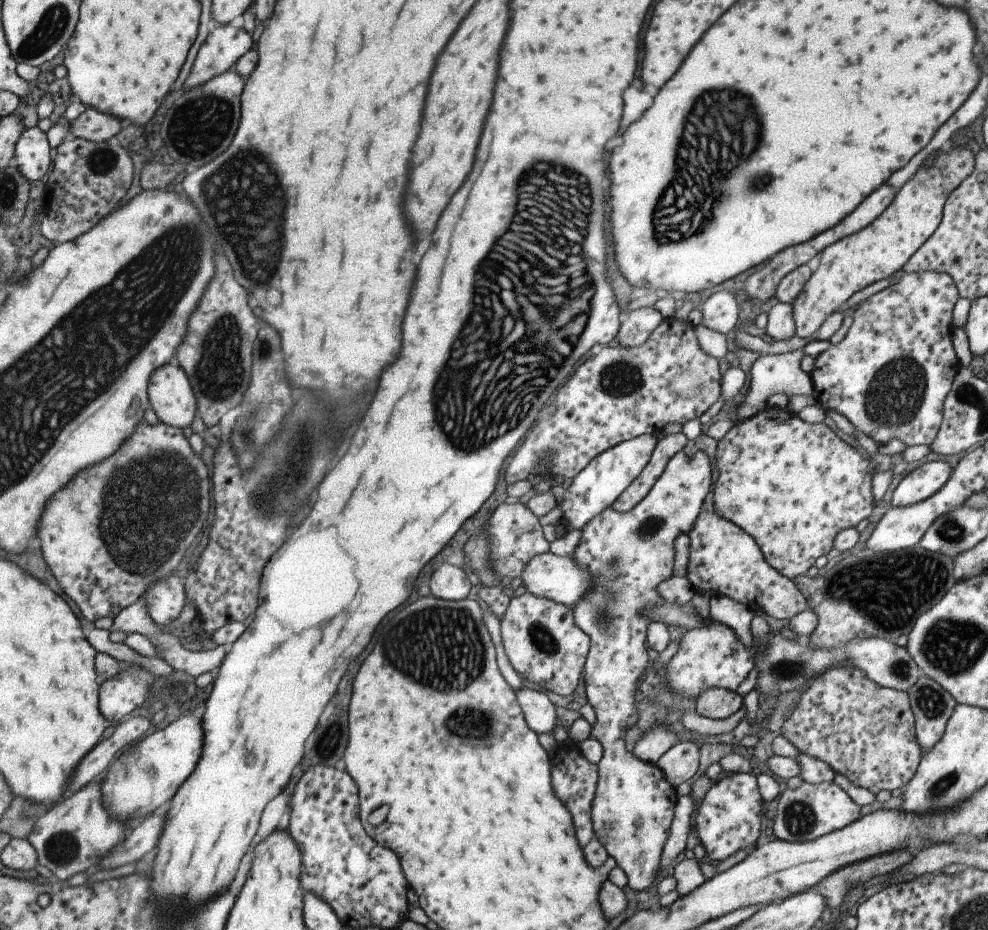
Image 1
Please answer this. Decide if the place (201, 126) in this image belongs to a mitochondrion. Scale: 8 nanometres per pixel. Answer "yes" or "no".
yes

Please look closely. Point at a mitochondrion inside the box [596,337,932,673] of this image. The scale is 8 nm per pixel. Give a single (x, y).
(896, 394)

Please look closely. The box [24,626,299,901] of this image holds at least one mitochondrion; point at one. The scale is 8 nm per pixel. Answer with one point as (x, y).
(56, 850)

